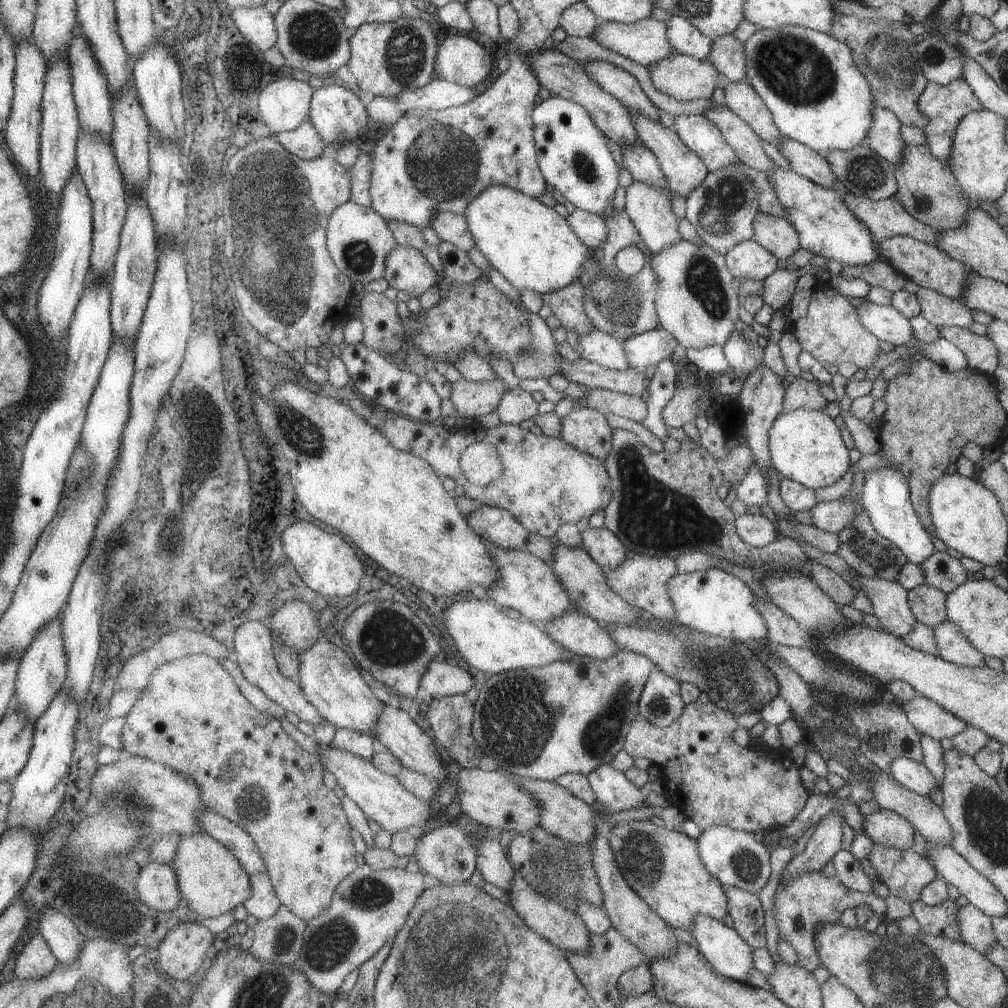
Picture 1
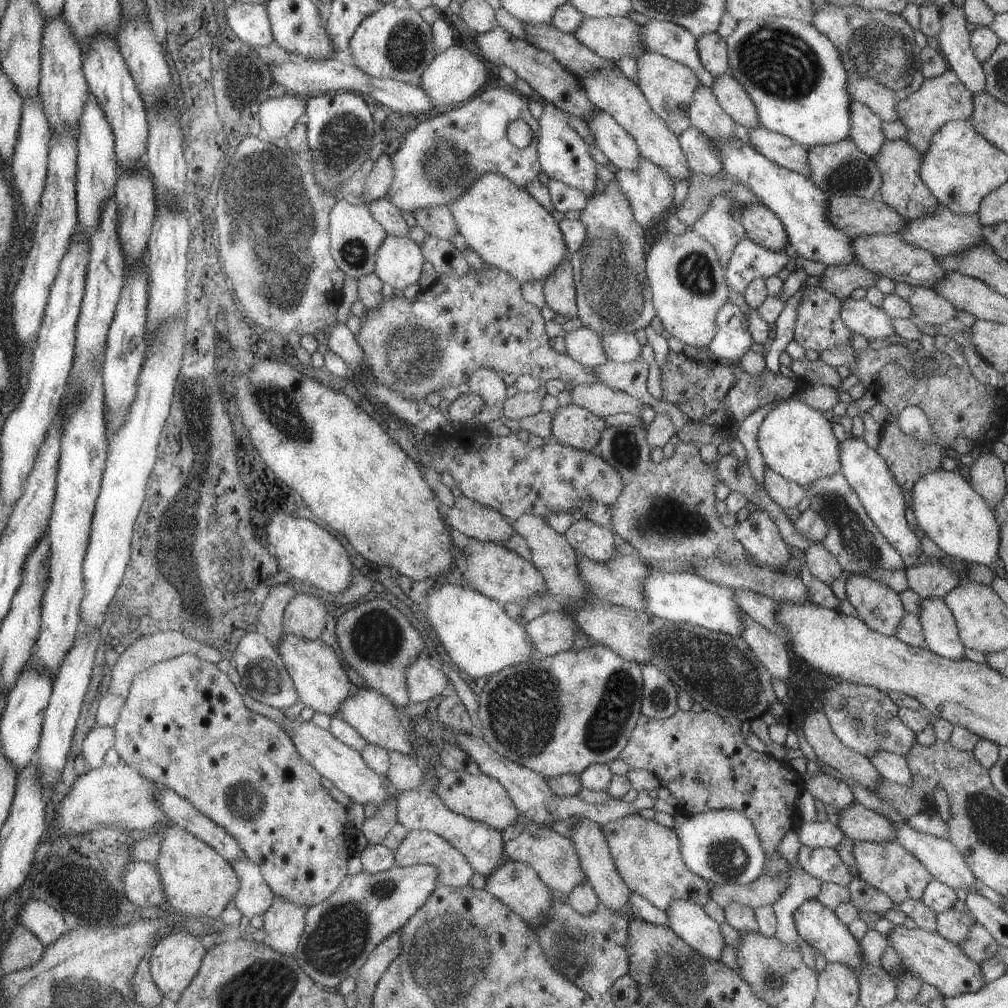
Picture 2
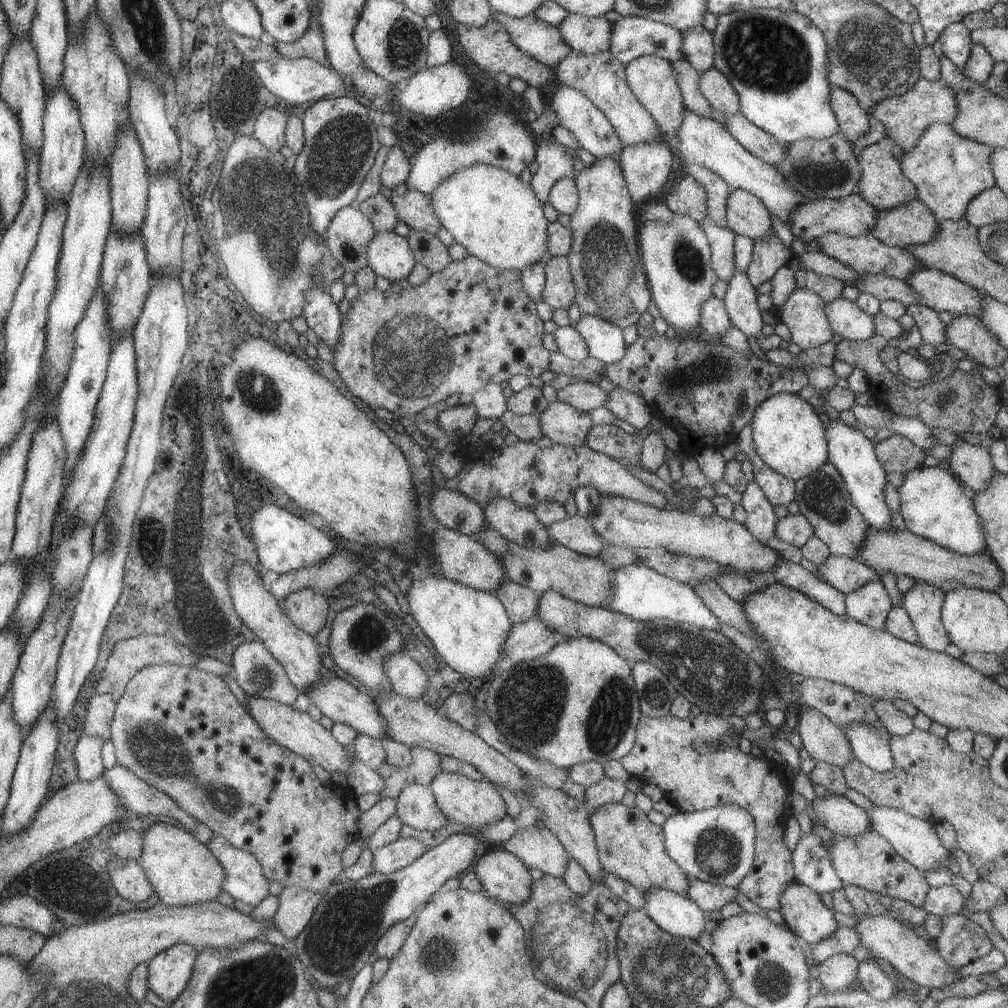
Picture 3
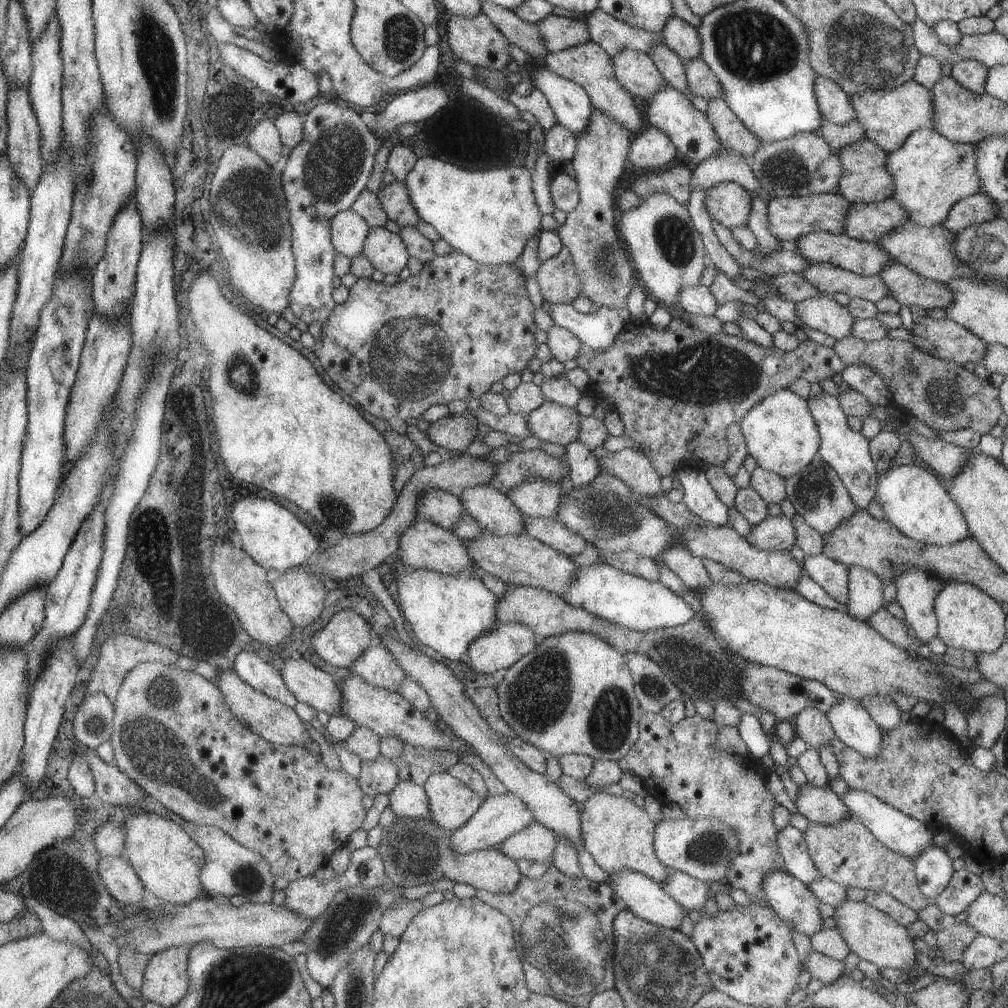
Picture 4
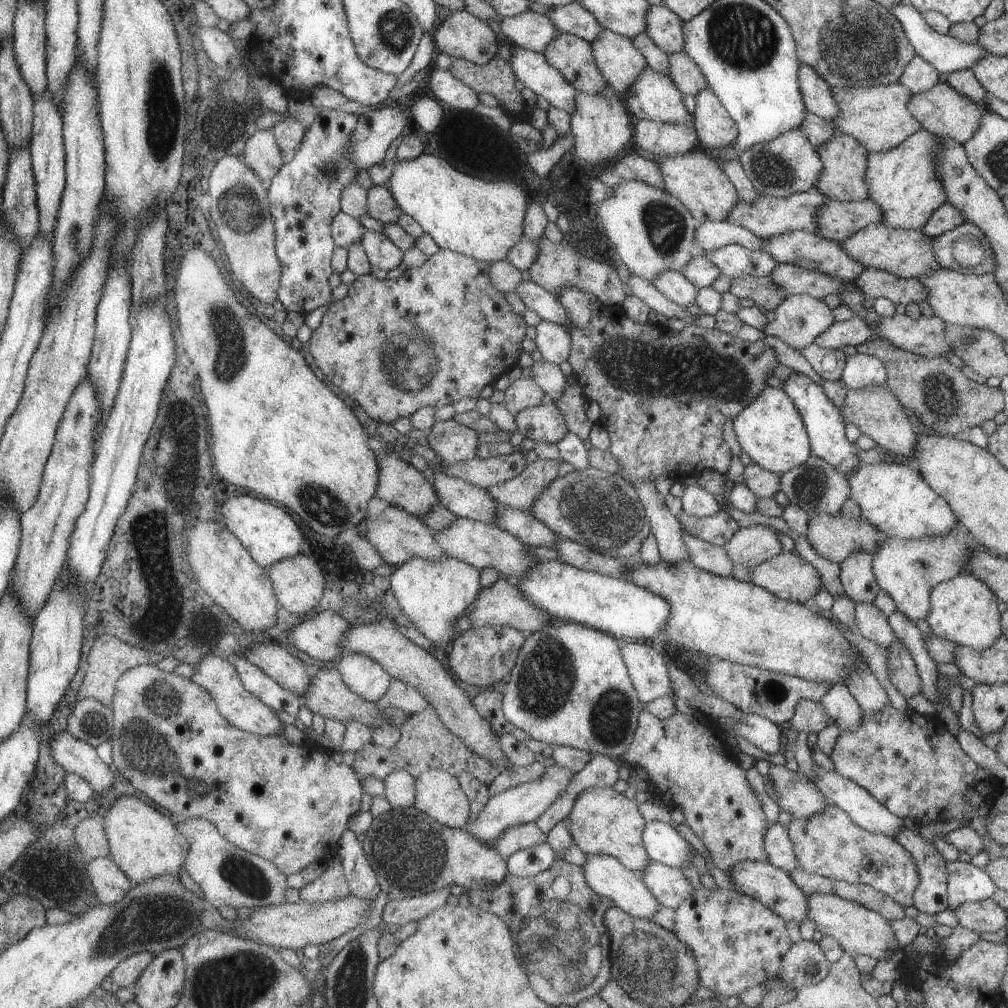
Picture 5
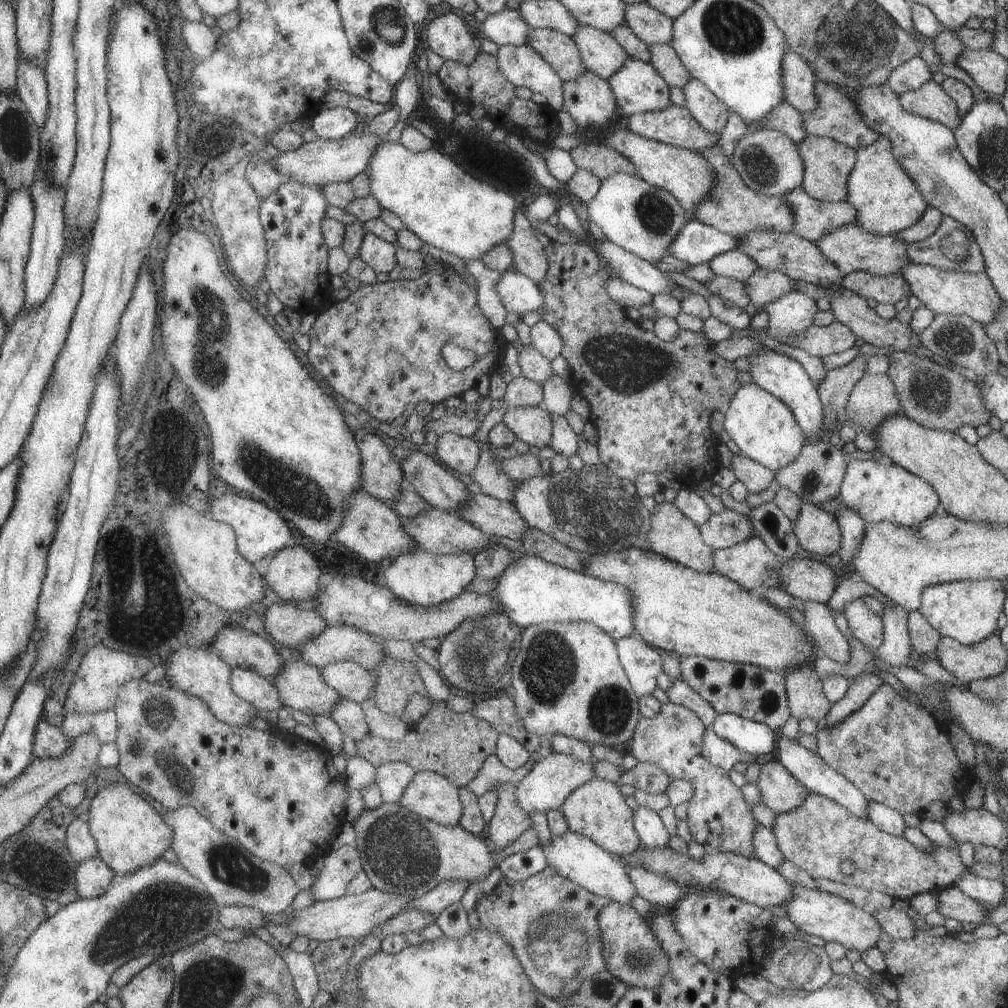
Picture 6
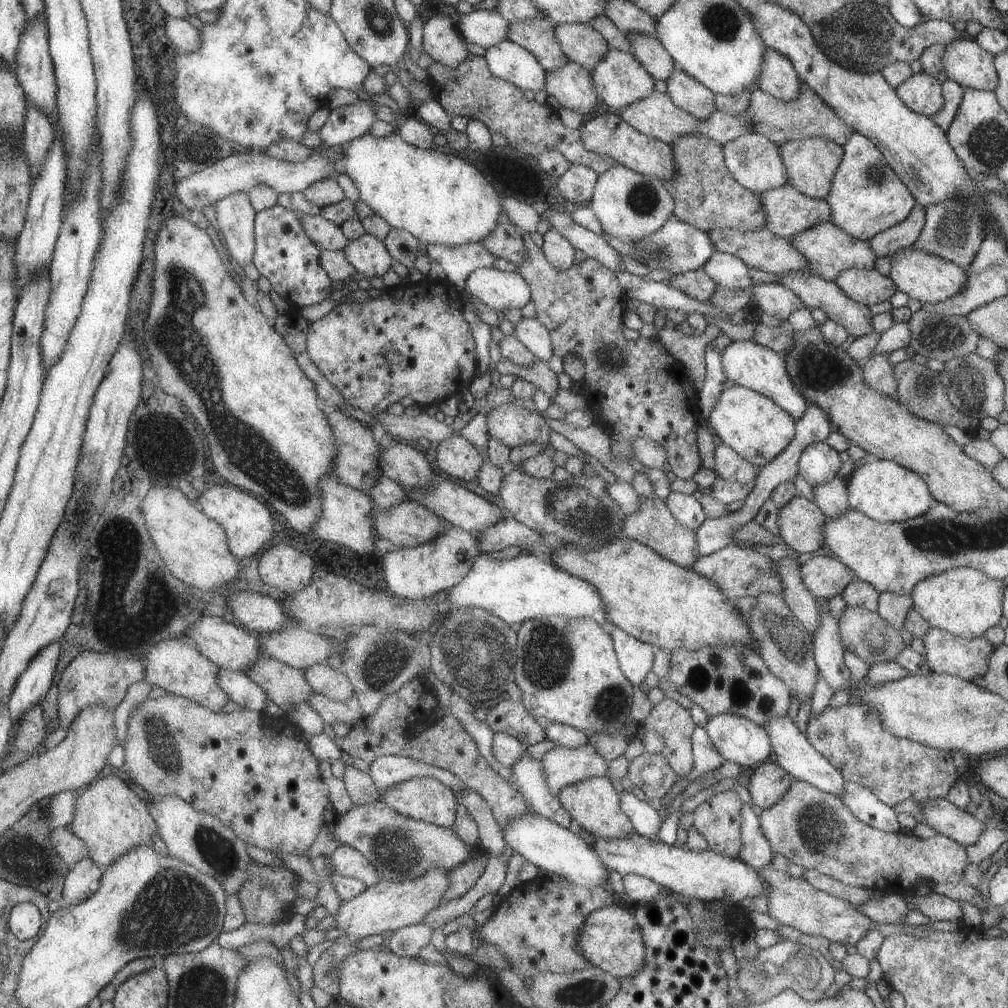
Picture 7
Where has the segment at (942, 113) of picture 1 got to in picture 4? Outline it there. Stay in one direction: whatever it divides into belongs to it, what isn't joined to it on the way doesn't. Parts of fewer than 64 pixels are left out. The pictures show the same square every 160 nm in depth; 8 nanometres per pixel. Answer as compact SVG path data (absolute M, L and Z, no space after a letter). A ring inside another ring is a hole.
M909 79L892 89L874 89L848 96L855 111L854 121L862 127L865 138L886 153L901 148L907 136L917 129L933 129L933 109L930 90Z

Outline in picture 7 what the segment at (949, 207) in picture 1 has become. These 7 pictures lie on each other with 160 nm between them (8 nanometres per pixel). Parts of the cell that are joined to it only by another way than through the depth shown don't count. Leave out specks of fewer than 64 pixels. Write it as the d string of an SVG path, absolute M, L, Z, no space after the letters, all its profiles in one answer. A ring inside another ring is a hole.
M805 137L801 140L786 140L778 147L778 153L786 172L787 182L805 196L812 199L825 198L831 177L837 170L843 149L831 140L819 137Z

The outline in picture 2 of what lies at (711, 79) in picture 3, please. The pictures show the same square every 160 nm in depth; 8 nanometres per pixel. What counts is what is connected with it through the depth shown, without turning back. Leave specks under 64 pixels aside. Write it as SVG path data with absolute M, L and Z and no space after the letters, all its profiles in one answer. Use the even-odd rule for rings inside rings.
M729 72L715 76L710 89L717 99L717 104L735 124L747 129L760 125L753 101Z

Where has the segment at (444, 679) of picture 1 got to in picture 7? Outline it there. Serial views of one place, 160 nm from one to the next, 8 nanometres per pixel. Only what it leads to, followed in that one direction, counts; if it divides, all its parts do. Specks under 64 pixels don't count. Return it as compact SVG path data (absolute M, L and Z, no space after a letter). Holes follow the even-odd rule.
M325 663L302 669L304 679L315 693L332 701L344 701L354 694L349 679L341 670L333 671Z

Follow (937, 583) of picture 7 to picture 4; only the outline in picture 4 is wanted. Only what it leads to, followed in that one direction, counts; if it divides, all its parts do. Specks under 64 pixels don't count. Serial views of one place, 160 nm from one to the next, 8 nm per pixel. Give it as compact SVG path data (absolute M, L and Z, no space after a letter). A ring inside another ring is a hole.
M959 581L945 582L933 599L936 614L936 637L946 647L972 653L992 653L1005 641L1005 612L986 592L972 584Z

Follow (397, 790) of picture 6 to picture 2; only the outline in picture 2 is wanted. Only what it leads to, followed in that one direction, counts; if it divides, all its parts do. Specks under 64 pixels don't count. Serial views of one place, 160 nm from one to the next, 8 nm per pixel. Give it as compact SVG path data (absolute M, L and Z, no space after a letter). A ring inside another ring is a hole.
M420 787L399 792L396 798L396 822L405 830L431 831L447 841L458 853L461 853L469 866L486 877L501 862L503 841L500 831L487 826L479 821L466 819L464 816L451 812L429 788Z

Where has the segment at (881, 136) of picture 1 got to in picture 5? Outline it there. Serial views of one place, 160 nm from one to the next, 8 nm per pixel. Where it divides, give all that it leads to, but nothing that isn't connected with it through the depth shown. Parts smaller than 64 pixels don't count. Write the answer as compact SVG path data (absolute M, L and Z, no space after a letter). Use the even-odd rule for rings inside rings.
M800 63L797 84L807 111L828 122L834 119L838 108L831 96L830 88L808 64Z

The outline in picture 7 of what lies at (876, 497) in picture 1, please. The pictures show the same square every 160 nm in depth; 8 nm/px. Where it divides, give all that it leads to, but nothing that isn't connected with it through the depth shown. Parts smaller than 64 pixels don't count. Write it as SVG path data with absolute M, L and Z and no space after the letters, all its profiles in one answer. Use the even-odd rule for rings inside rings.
M738 340L731 341L720 351L719 360L725 379L731 380L733 385L751 389L770 398L779 408L787 412L794 421L803 414L807 402L791 384L786 373L784 358L779 353L763 348L760 344L755 344L751 340Z

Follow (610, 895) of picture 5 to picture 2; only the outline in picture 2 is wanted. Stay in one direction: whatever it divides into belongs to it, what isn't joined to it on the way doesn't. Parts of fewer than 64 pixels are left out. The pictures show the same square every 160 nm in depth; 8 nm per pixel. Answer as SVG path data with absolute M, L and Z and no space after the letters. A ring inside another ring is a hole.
M673 899L664 910L669 927L687 946L712 961L720 961L723 938L719 925L692 900Z

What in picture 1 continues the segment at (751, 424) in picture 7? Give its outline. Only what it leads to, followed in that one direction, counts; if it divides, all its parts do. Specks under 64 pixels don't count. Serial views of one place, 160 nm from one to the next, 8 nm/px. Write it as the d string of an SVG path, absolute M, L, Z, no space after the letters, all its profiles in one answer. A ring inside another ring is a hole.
M795 409L779 413L768 430L768 451L779 476L815 490L837 482L851 466L839 428L822 410Z

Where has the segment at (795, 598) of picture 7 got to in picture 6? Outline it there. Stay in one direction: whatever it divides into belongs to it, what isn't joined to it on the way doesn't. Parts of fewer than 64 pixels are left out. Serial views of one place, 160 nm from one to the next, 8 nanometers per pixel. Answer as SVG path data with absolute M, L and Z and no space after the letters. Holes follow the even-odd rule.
M815 601L802 602L802 615L806 620L806 629L813 637L822 656L838 663L845 663L849 658L849 647L845 636L835 626L828 606Z

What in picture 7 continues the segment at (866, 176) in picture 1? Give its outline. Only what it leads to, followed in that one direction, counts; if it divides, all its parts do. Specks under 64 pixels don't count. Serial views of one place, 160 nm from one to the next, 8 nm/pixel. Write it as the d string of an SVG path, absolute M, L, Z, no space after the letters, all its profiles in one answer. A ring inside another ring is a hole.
M753 132L743 133L733 140L722 144L723 158L727 170L731 176L743 188L750 190L754 194L779 188L783 183L787 183L786 172L780 159L778 148L764 136Z

